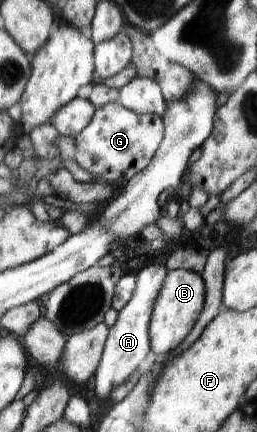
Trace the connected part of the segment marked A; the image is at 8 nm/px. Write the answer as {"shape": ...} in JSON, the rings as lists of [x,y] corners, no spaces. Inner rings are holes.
{"shape":[[[149,264],[135,276],[135,292],[132,299],[118,312],[116,321],[109,328],[98,367],[94,372],[95,396],[97,396],[95,400],[97,402],[109,400],[109,394],[113,388],[125,382],[127,378],[133,379],[141,374],[138,370],[139,365],[143,364],[145,356],[152,349],[151,333],[149,332],[152,312],[167,276],[168,270],[164,264]]]}

